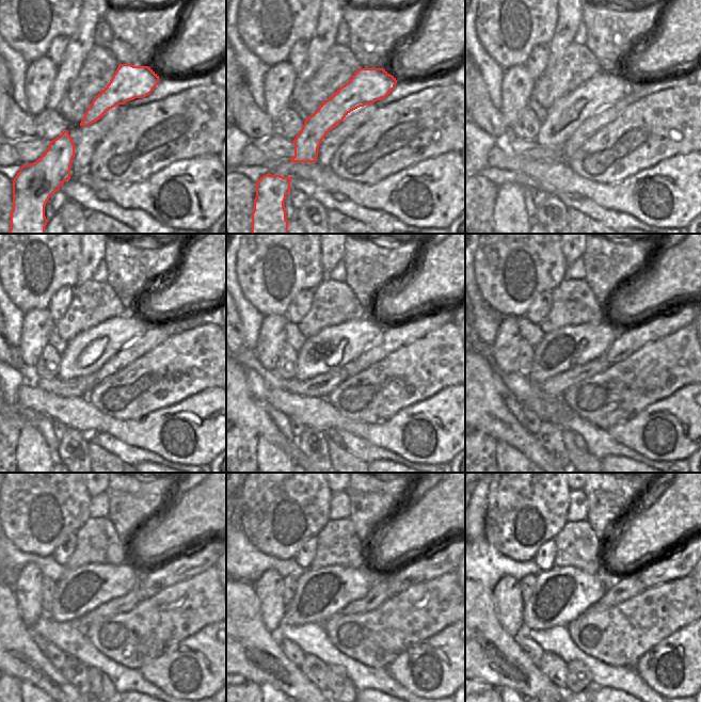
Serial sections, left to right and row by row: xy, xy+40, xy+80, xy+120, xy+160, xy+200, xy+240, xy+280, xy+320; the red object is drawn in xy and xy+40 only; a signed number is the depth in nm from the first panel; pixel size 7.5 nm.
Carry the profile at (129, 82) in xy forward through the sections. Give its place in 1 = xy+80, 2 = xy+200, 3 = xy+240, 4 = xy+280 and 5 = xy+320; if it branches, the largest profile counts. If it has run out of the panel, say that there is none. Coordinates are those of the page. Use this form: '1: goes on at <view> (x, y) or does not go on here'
1: goes on at xy+80 (604, 89)
2: goes on at xy+200 (569, 347)
3: goes on at xy+240 (80, 591)
4: goes on at xy+280 (321, 593)
5: goes on at xy+320 (561, 594)

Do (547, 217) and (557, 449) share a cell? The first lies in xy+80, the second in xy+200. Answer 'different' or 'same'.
same

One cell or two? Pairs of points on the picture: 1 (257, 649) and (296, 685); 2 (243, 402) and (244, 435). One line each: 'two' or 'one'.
1: one
2: two

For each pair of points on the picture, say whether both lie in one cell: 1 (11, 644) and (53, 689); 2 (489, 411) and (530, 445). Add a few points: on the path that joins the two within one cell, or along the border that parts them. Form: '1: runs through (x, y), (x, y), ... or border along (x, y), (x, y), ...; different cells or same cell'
1: runs through (21, 655), (45, 679); same cell
2: runs through (499, 421), (520, 437); same cell

